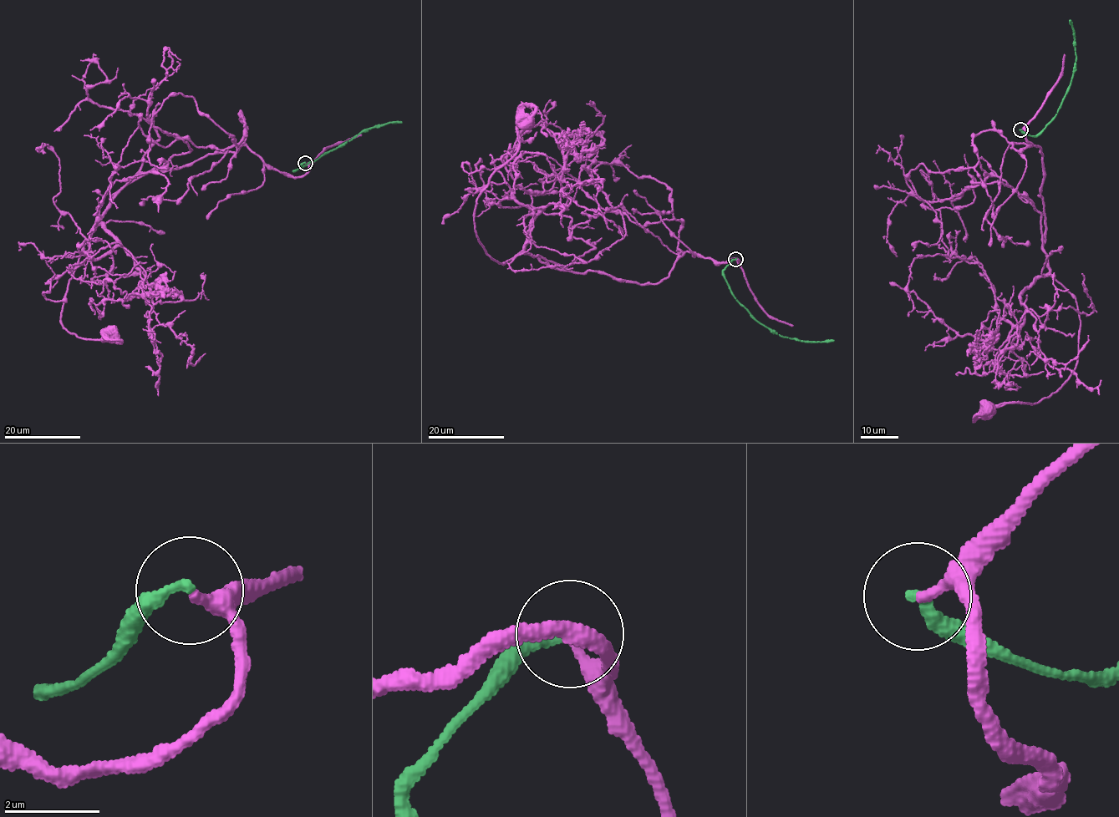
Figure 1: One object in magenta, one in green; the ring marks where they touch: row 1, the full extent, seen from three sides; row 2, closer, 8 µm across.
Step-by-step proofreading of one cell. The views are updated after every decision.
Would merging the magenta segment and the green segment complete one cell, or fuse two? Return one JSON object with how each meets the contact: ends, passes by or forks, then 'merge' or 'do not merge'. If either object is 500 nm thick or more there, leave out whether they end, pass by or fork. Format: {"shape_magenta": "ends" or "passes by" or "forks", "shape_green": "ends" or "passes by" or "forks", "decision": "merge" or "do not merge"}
{"shape_magenta": "ends", "shape_green": "ends", "decision": "do not merge"}

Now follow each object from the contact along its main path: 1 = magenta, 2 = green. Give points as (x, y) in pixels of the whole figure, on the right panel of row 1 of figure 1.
1: (1020, 130), (1030, 146), (1010, 148), (1043, 156), (1043, 251), (1075, 300), (1078, 356), (1051, 395), (984, 410)
2: (1020, 130), (1033, 136), (1040, 133), (1053, 119), (1069, 87), (1075, 63), (1074, 38), (1069, 21)

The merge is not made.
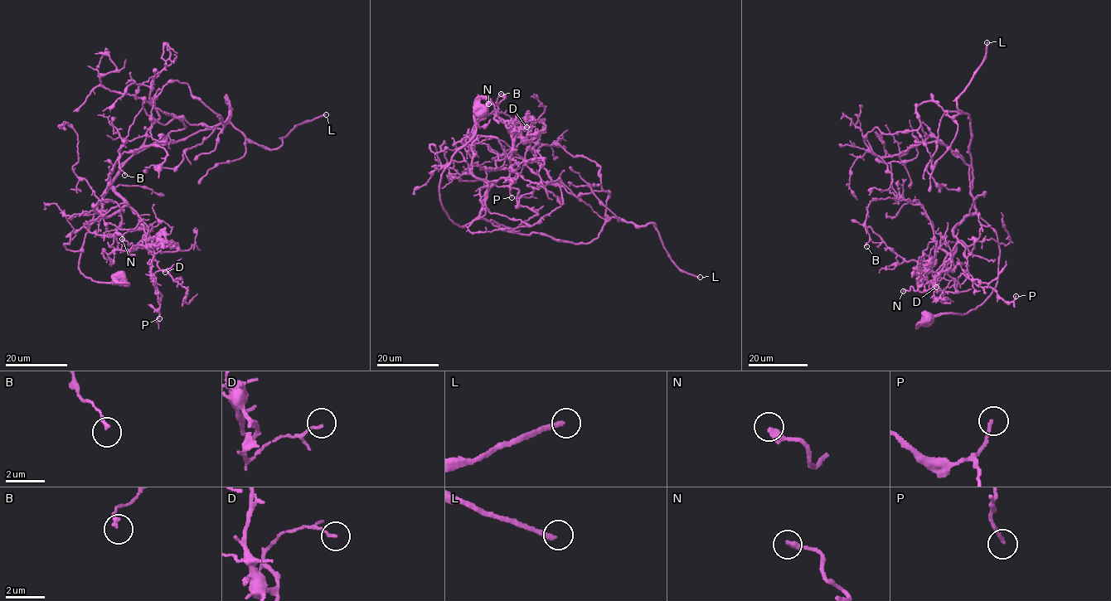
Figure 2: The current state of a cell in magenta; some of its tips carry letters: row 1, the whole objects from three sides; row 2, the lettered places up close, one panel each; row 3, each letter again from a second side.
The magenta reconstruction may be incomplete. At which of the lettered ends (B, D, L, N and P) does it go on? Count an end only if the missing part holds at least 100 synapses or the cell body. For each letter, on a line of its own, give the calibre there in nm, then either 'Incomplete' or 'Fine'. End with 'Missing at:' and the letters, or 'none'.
B: Thickness 180 nm. Fine
D: Thickness 130 nm. Fine
L: Thickness 240 nm. Incomplete
N: Thickness 280 nm. Fine
P: Thickness 160 nm. Fine
Missing at: L

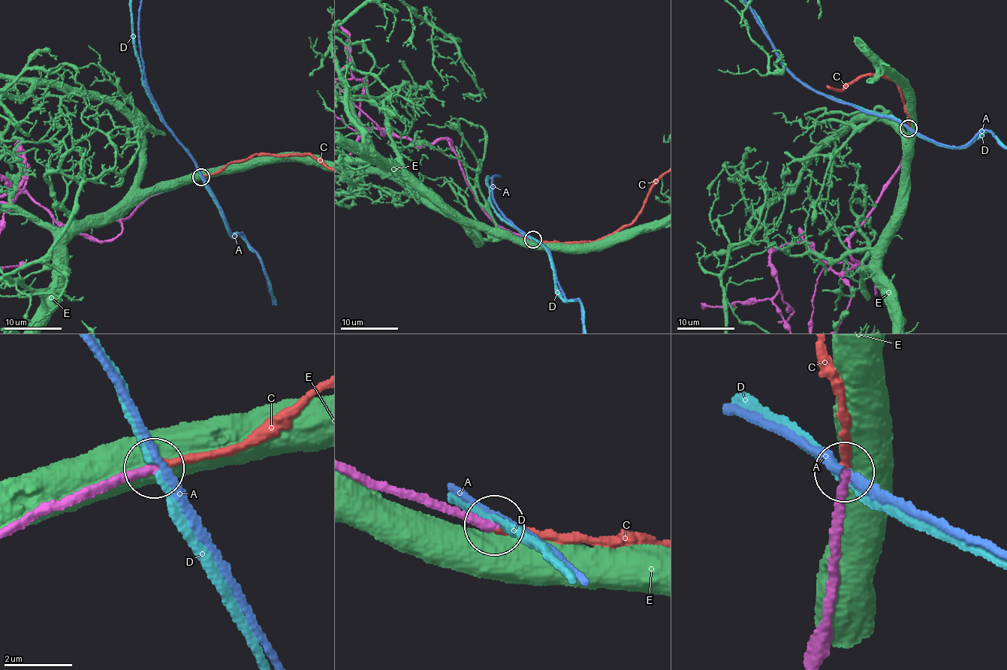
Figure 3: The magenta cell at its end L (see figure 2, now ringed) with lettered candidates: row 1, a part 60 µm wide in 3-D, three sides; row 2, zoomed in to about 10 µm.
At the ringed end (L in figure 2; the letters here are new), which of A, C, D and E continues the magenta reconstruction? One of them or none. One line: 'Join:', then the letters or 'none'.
Join: C

